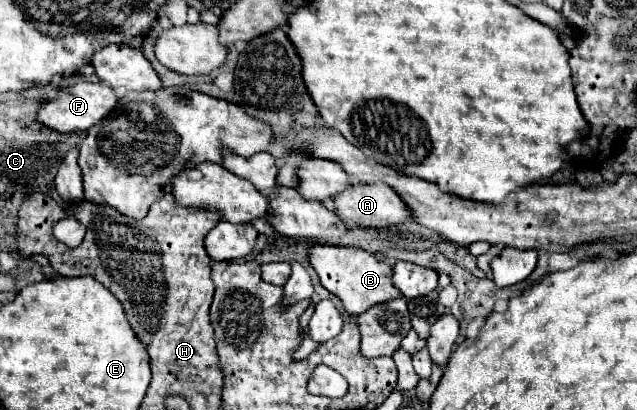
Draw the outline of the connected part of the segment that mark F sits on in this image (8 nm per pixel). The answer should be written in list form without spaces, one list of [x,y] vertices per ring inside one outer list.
[[[78,82],[66,88],[60,88],[56,98],[46,100],[40,110],[36,112],[36,122],[42,126],[54,128],[56,132],[68,134],[68,132],[84,132],[86,128],[100,122],[104,116],[108,116],[116,106],[116,94],[106,84],[90,84],[90,82]]]

